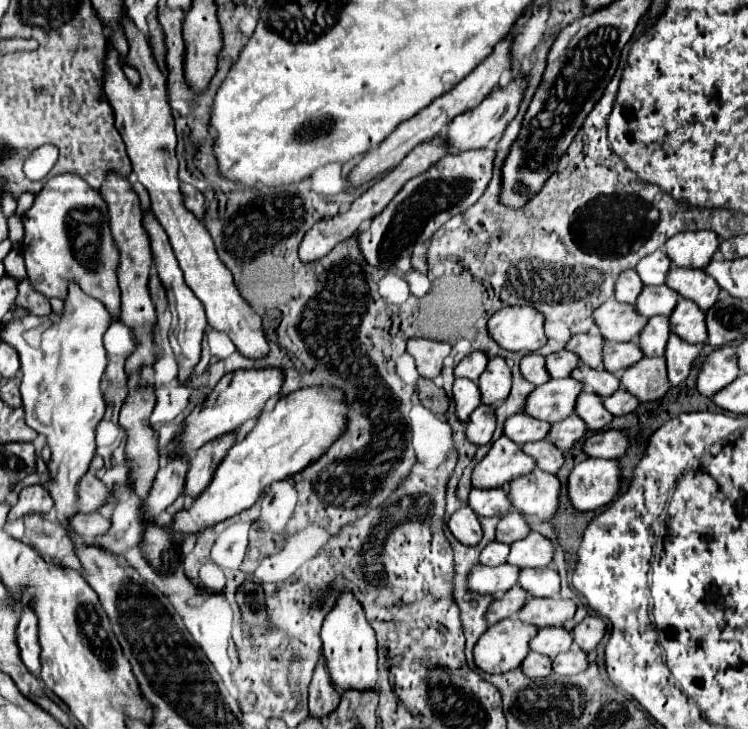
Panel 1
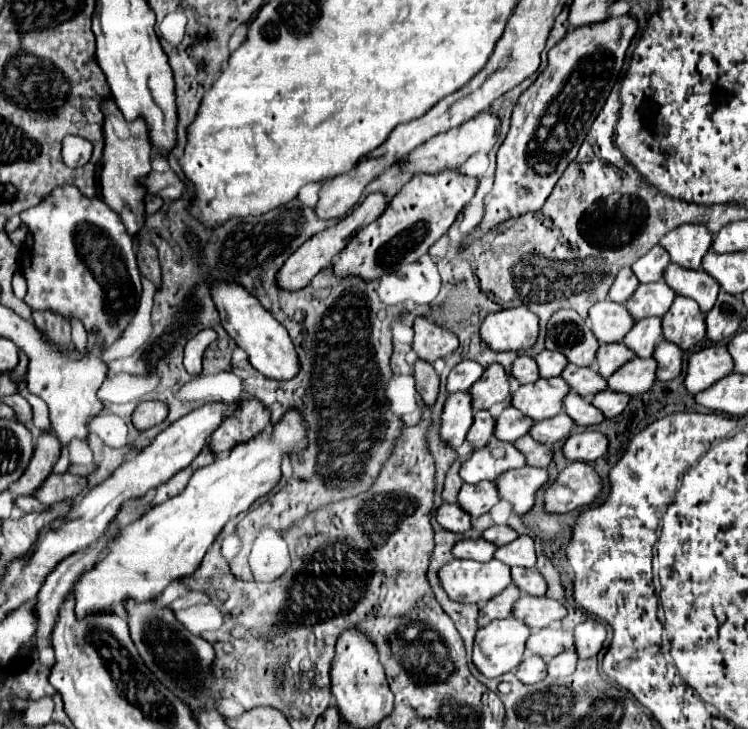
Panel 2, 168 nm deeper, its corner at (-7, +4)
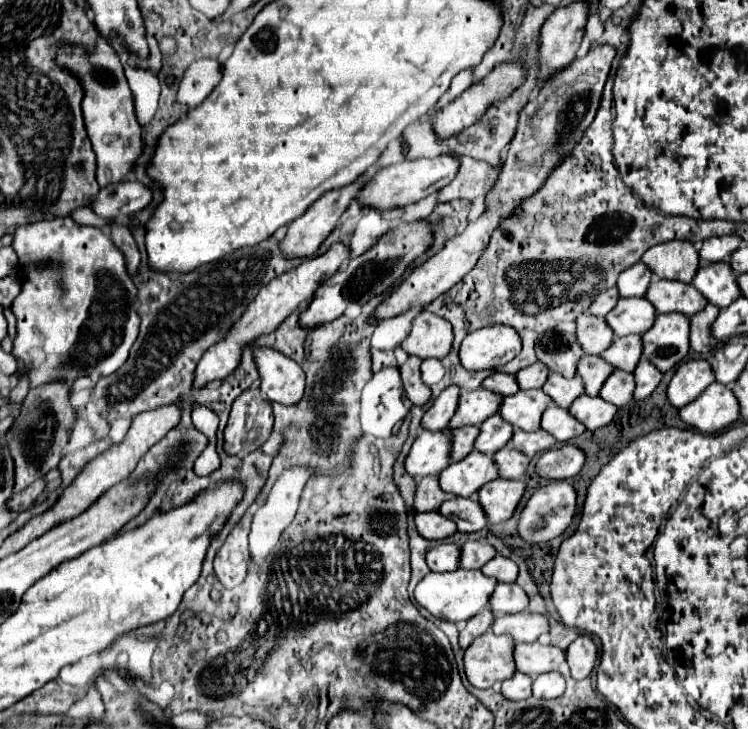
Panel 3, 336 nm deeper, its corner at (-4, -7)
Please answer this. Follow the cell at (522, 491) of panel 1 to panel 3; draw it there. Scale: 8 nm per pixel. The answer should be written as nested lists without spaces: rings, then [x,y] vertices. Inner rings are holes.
[[[498,477],[486,483],[478,495],[480,495],[480,505],[484,505],[488,521],[490,523],[508,521],[514,515],[520,499],[524,497],[524,491],[526,491],[524,481]]]

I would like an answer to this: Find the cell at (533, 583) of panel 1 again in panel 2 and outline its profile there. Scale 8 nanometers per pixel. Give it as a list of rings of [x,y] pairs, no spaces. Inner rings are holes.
[[[511,568],[511,580],[513,584],[531,594],[531,596],[545,596],[545,590],[547,590],[547,584],[543,580],[543,576],[537,572],[537,570],[531,570],[531,568]]]

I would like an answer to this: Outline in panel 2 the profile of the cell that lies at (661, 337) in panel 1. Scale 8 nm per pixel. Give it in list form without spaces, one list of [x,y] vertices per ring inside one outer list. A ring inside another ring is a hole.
[[[661,318],[639,320],[623,338],[623,344],[635,352],[639,358],[649,358],[653,354],[655,342],[661,338]]]

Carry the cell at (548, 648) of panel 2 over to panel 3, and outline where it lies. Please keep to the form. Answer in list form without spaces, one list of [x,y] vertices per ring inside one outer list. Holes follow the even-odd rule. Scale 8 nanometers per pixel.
[[[520,643],[514,649],[514,661],[516,661],[516,669],[520,673],[526,673],[530,677],[554,671],[562,661],[564,661],[566,653],[560,647],[548,645],[548,643]]]

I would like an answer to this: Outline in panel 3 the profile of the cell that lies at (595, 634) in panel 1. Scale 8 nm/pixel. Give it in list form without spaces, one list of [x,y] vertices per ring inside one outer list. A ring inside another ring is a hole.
[[[580,635],[574,643],[570,643],[566,651],[566,661],[570,665],[570,673],[574,679],[584,679],[596,665],[598,647],[590,635]]]

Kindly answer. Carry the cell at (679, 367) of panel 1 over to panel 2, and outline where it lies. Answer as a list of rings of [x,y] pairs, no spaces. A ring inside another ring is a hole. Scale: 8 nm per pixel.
[[[661,340],[655,344],[653,360],[659,362],[657,368],[657,380],[671,380],[681,374],[681,350],[675,348],[675,344]]]

